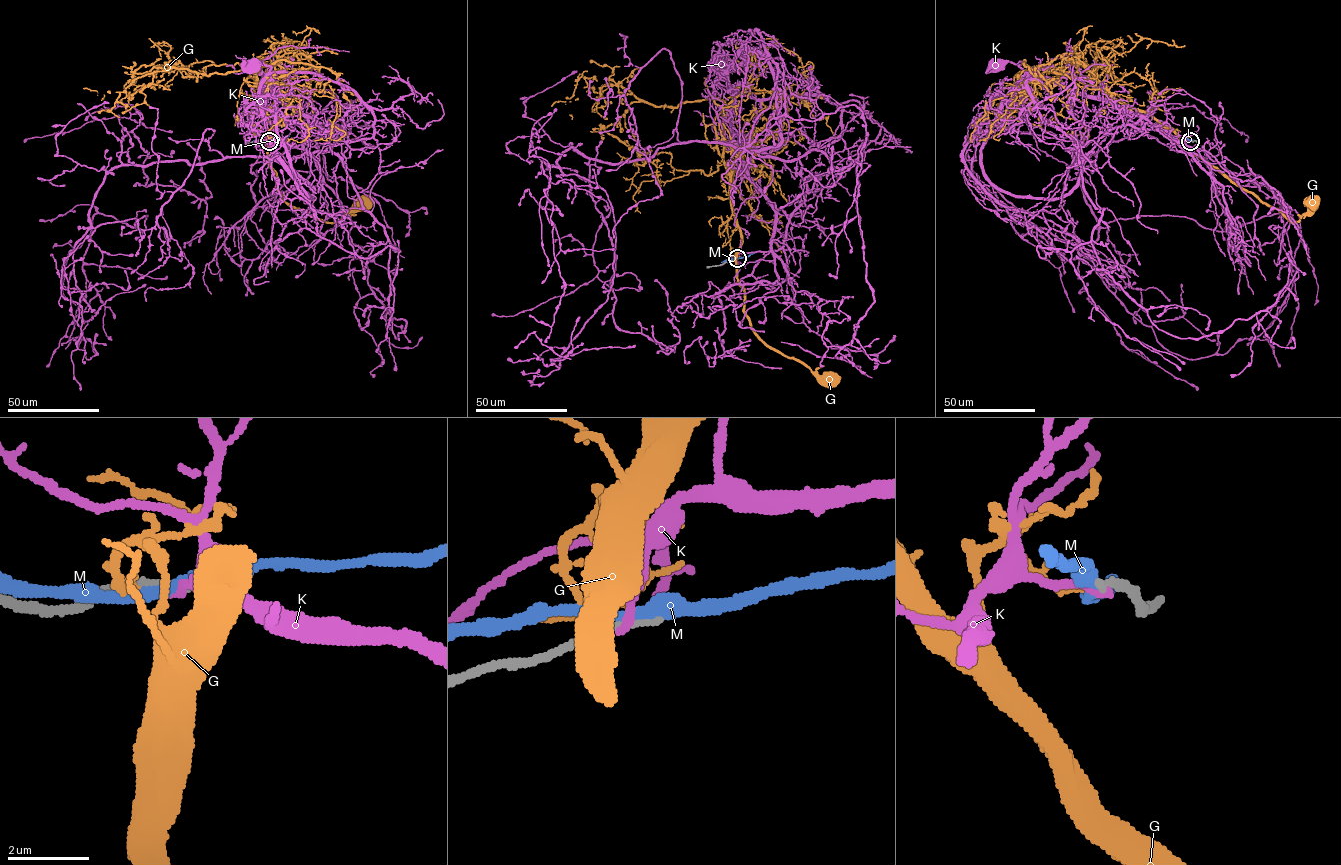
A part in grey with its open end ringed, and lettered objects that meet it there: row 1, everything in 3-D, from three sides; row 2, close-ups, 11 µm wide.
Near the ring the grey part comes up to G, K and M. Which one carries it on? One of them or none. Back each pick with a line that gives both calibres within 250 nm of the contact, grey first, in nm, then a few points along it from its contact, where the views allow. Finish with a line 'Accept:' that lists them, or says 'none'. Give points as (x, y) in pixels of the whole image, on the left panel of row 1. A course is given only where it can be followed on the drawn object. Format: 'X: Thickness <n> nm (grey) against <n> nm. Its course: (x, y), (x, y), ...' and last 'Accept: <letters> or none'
Accept: none

